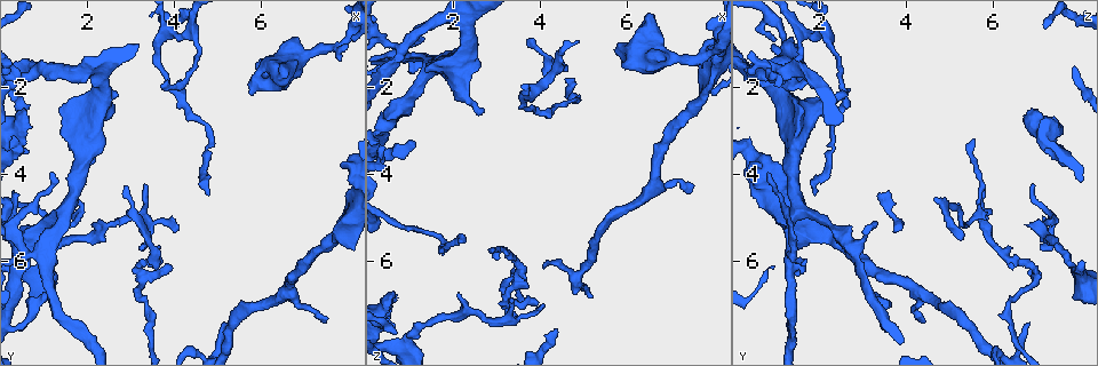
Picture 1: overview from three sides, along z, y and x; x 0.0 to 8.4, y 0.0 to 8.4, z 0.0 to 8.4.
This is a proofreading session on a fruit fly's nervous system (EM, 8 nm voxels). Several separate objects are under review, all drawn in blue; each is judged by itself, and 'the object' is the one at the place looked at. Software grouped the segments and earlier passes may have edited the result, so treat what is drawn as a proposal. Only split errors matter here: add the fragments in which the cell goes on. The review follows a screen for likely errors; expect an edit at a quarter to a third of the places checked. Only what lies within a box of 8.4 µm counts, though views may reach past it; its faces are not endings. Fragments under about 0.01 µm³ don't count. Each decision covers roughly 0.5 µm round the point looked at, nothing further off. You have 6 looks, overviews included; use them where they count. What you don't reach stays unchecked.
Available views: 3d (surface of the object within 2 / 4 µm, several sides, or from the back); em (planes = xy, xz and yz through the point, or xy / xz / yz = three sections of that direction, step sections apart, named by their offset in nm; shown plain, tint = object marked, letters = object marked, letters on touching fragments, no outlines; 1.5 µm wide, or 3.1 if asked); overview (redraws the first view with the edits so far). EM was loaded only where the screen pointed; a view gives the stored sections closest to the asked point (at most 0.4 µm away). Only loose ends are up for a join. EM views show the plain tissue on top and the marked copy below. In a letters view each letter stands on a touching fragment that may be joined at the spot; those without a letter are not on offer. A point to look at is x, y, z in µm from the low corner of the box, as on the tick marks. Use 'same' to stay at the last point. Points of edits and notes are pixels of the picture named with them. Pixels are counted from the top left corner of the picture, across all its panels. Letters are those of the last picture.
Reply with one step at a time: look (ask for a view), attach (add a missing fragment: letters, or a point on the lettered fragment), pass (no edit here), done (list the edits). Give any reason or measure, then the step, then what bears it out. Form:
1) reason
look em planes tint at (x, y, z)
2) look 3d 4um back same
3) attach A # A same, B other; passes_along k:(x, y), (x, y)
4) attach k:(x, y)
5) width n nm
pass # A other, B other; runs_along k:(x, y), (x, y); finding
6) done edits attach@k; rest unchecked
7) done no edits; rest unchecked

free end
look em yz step 4 tint at (3.70, 1.90, 0.90)

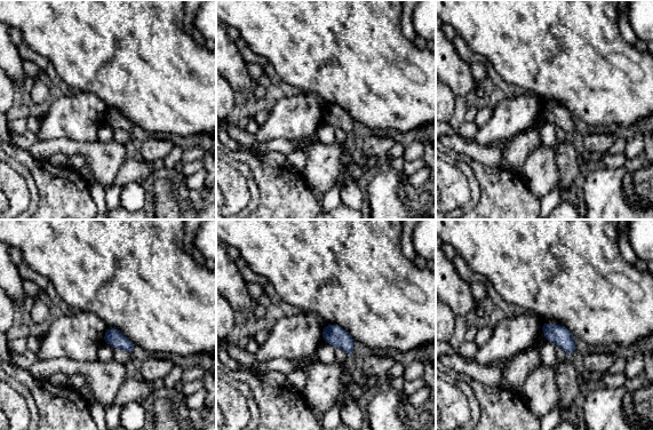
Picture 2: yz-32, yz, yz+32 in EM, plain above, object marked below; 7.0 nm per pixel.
look em xy step 8 letters same

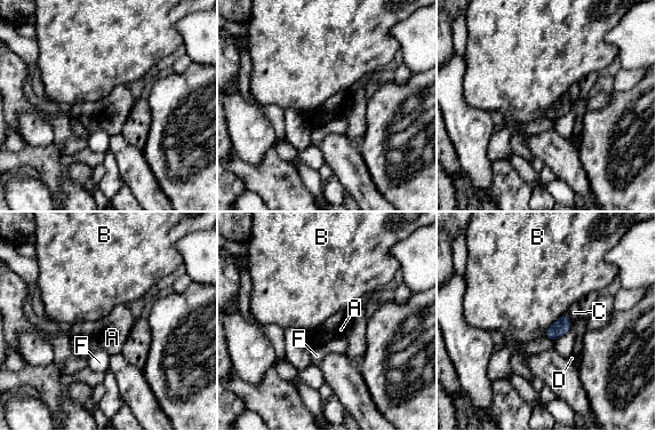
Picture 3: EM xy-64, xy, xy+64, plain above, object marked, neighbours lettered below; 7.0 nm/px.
width 110 nm
pass # A other, B other, C other, D other, F other; border 3:(564, 314), (544, 334); no lettered fragment goes on from it

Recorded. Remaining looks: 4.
an open end
look em planes letters at (5.75, 2.20, 1.20)

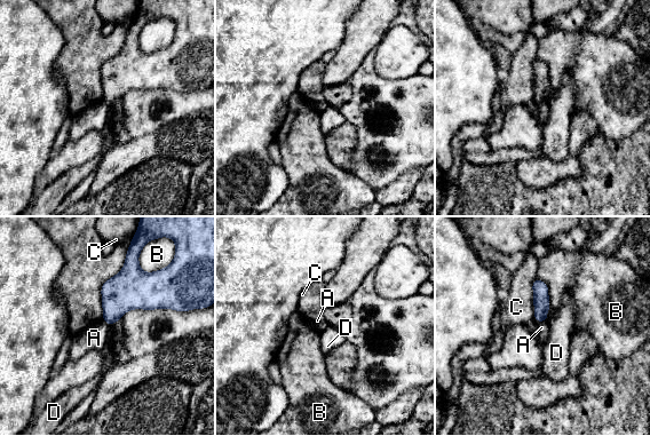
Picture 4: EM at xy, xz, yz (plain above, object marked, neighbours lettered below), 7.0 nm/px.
pass # A other, B other, C other, D other; border 4:(534, 319), (546, 322); none of them fits

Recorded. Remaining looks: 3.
thin end
look em yz step 8 tint at (7.55, 7.40, 4.40)

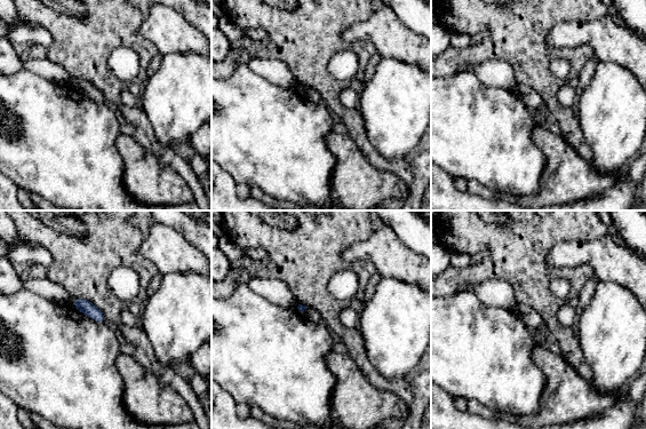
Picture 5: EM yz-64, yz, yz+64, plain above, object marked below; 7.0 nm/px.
look em planes letters same

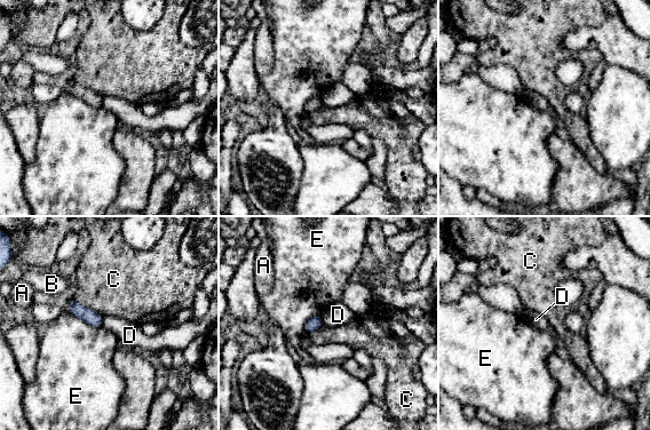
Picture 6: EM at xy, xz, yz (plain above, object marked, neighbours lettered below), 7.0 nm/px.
pass # A other, B other, C other, D other, E other; border 6:(103, 317), (101, 325); no lettered fragment goes on from it

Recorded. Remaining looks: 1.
done no edits; rest unchecked

